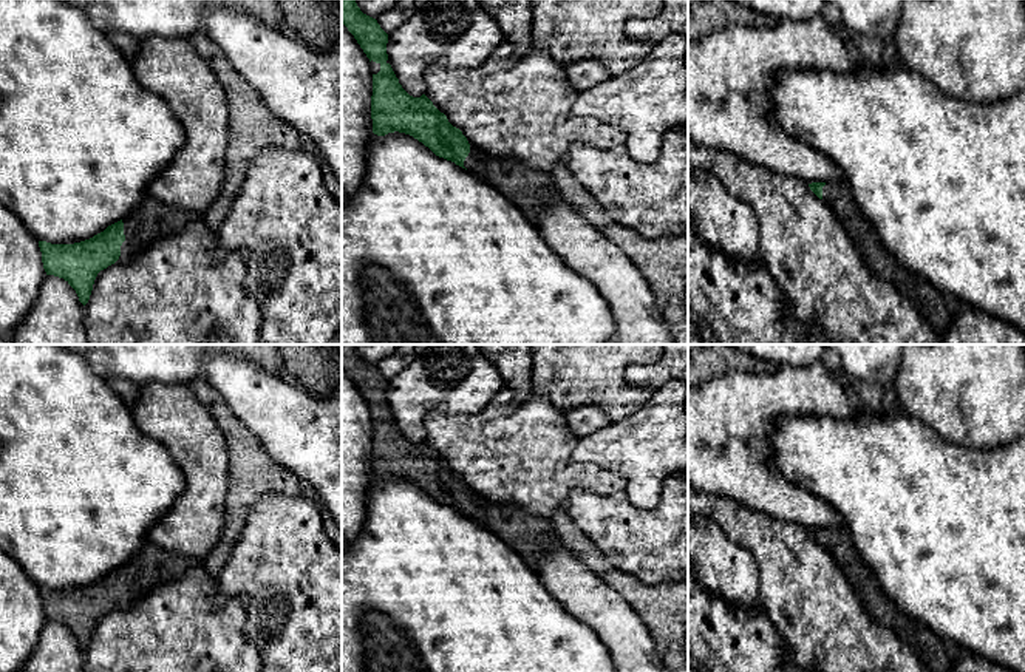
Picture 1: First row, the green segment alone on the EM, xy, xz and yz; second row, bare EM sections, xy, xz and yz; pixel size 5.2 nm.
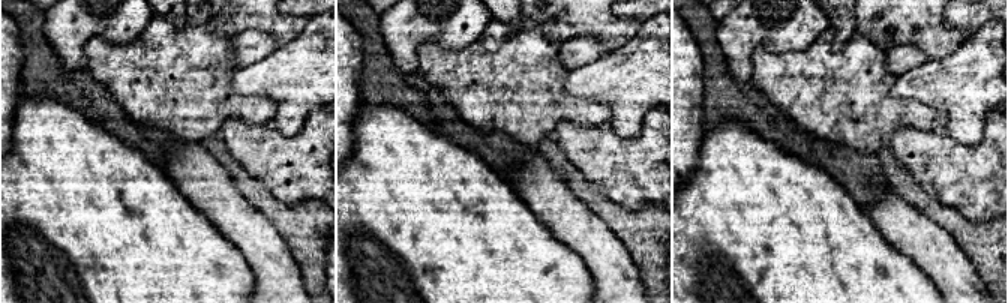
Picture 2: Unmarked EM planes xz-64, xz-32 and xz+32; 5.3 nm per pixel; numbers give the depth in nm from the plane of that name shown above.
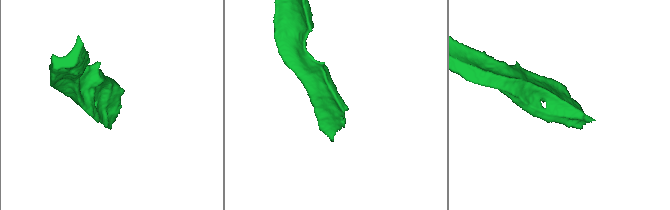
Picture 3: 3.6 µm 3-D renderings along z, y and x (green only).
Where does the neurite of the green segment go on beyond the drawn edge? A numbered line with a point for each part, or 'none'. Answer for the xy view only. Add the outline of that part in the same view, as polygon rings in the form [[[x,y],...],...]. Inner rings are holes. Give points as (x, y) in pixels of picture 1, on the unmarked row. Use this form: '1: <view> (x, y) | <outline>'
1: xy (152, 566) | [[[147,539],[122,565],[125,587],[117,607],[128,607],[155,587],[184,576],[195,564],[198,564],[196,559],[170,553]]]

